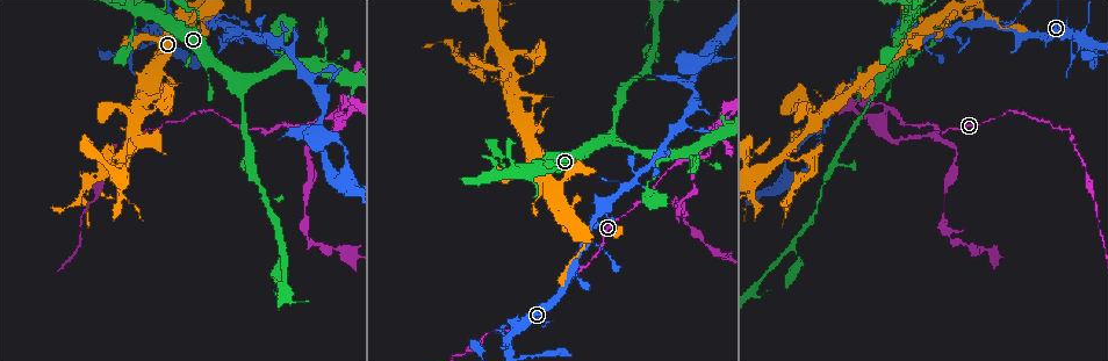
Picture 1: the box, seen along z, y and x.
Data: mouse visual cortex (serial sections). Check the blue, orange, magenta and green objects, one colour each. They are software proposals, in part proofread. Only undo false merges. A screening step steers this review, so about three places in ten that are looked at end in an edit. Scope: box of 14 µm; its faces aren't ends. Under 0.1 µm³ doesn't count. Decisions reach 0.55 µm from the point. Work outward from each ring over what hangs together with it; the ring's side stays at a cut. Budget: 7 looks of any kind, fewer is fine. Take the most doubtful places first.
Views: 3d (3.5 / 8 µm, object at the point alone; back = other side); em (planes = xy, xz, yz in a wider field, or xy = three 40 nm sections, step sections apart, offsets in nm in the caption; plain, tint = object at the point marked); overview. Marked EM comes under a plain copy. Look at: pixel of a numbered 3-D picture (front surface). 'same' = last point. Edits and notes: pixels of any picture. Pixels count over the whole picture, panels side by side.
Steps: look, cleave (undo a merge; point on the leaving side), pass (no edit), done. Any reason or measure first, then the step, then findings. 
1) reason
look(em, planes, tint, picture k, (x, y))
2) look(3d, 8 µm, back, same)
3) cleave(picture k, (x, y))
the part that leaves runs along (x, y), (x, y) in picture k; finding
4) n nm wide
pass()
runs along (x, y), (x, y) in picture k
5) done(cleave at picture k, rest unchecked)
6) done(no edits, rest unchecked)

calibre changes
look(3d, 3.5 µm, picture 1, (337, 112))

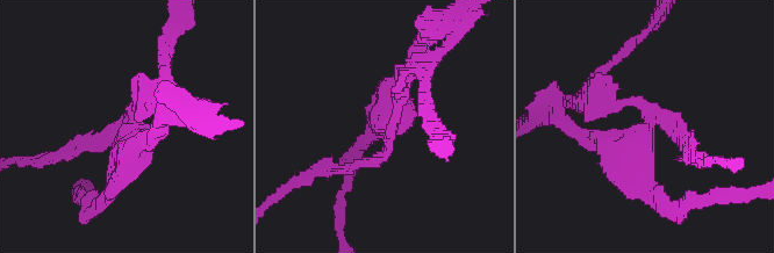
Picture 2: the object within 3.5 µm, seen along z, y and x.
look(em, planes, tint, picture 2, (662, 119))

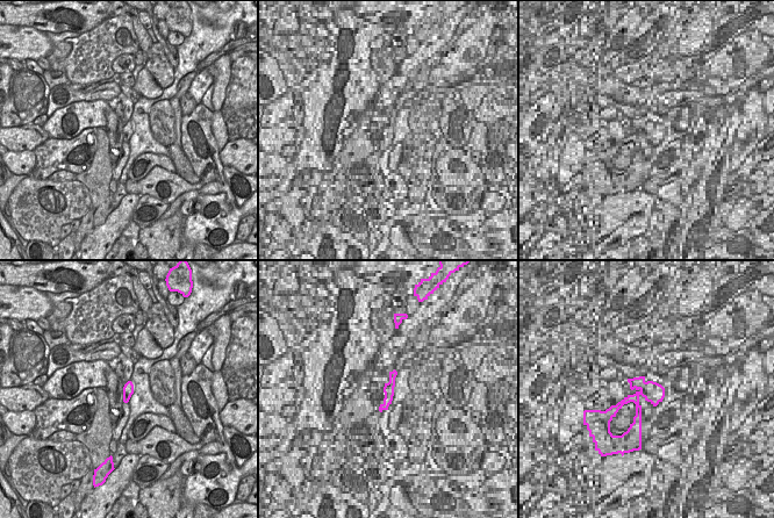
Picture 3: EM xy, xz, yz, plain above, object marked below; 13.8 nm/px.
another direction
look(em, xy, step 1, tint, same)

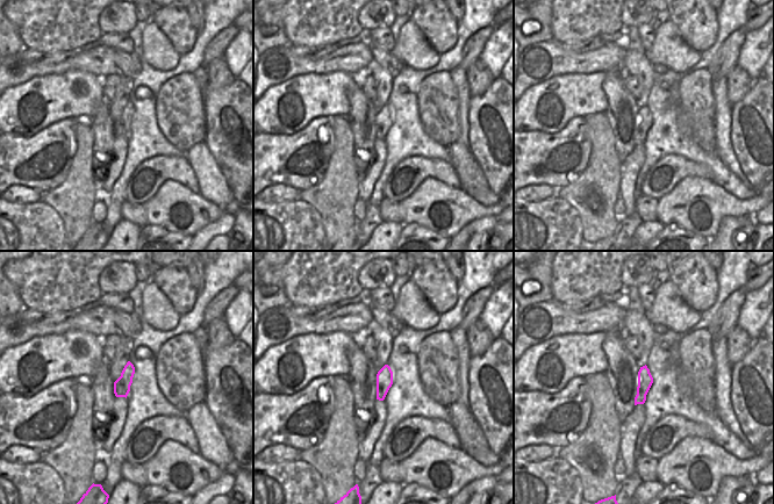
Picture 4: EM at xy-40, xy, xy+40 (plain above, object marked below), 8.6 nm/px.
arms of 150, 200, 250 nm
cleave(picture 2, (633, 153))
the part that leaves runs along (647, 124), (613, 149), (647, 185) in picture 2; a second cell is stuck on

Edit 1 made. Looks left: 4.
look(overview)

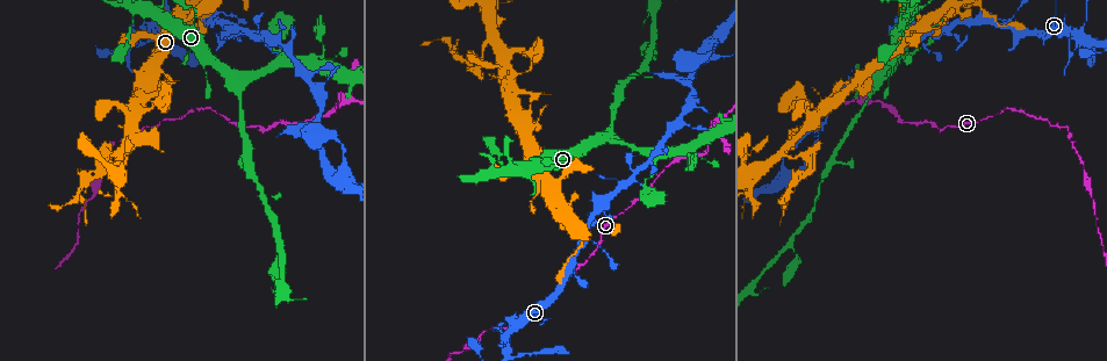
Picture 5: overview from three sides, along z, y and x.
four arms meet
look(3d, 3.5 µm, picture 5, (131, 17))

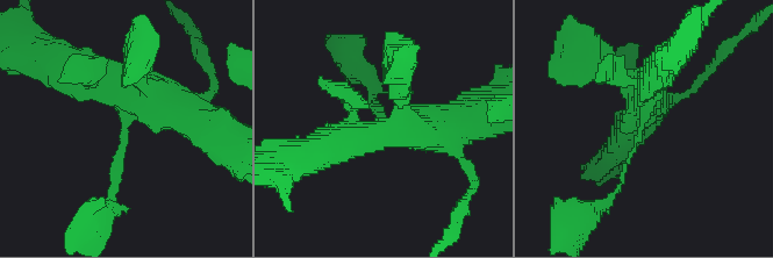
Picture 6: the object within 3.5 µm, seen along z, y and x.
now the EM
look(em, xy, step 5, tint, picture 6, (123, 123))

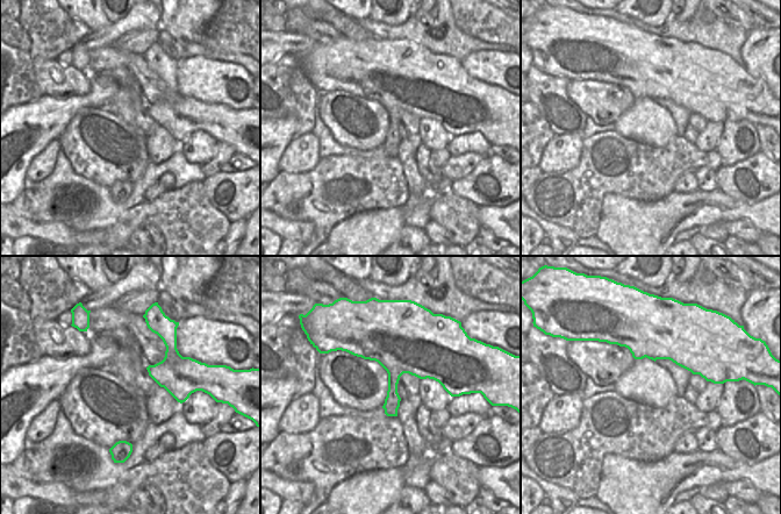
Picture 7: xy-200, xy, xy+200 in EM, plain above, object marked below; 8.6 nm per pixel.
pass()
runs along (186, 120), (135, 108), (111, 191) in picture 6; continuous, no second cell

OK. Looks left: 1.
done(cleave at picture 2, rest unchecked)

